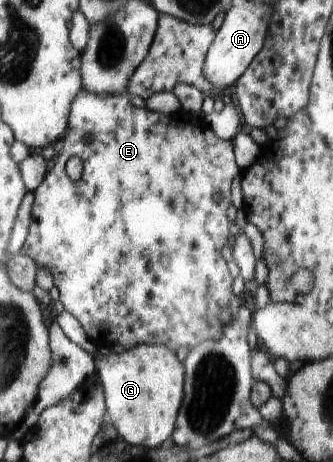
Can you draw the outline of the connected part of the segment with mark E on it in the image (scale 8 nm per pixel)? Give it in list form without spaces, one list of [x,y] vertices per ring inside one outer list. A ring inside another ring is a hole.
[[[82,88],[80,95],[72,101],[71,117],[68,120],[68,129],[62,137],[62,149],[54,157],[52,169],[46,172],[44,181],[33,191],[35,203],[32,204],[32,223],[28,232],[26,243],[23,245],[22,253],[28,255],[37,267],[48,269],[56,289],[59,291],[59,300],[64,309],[71,313],[82,325],[88,339],[99,346],[114,346],[117,343],[124,349],[134,349],[136,345],[165,345],[172,351],[178,347],[192,349],[200,345],[206,339],[217,340],[222,337],[222,325],[218,319],[218,311],[227,310],[226,303],[230,303],[230,283],[232,277],[228,273],[226,261],[220,255],[220,249],[228,241],[228,219],[226,209],[230,207],[230,185],[234,177],[240,175],[240,169],[236,165],[234,146],[232,141],[220,139],[210,124],[201,115],[187,112],[184,109],[176,113],[165,113],[148,111],[146,108],[137,108],[130,103],[130,95],[127,92],[122,95],[94,95]],[[66,157],[78,157],[84,165],[84,173],[80,181],[72,183],[62,173],[66,165]]]

